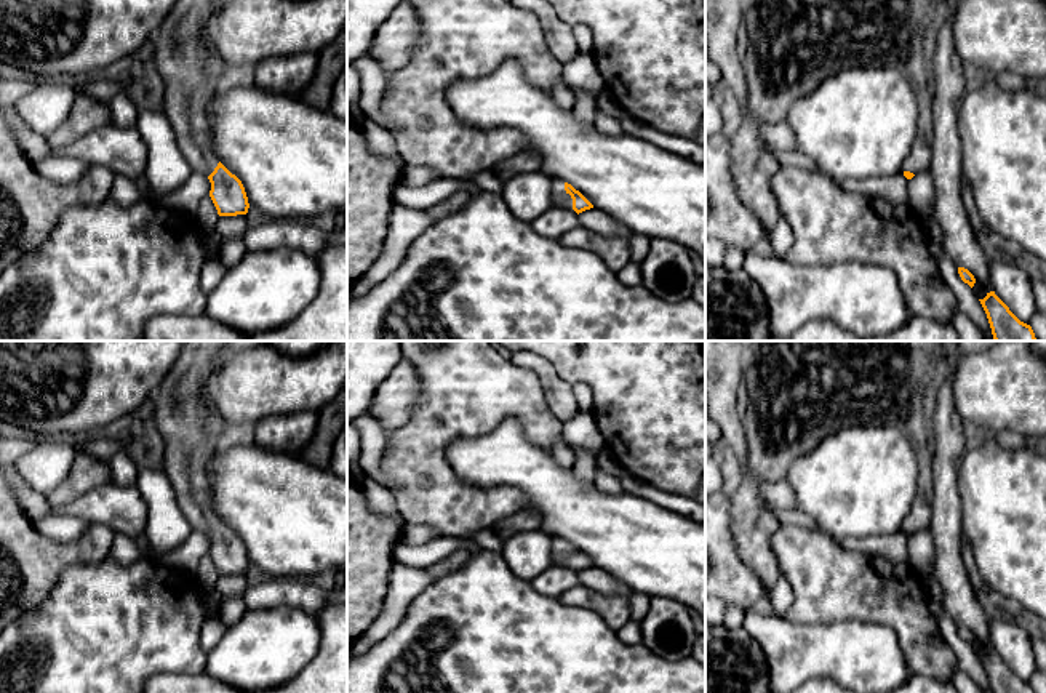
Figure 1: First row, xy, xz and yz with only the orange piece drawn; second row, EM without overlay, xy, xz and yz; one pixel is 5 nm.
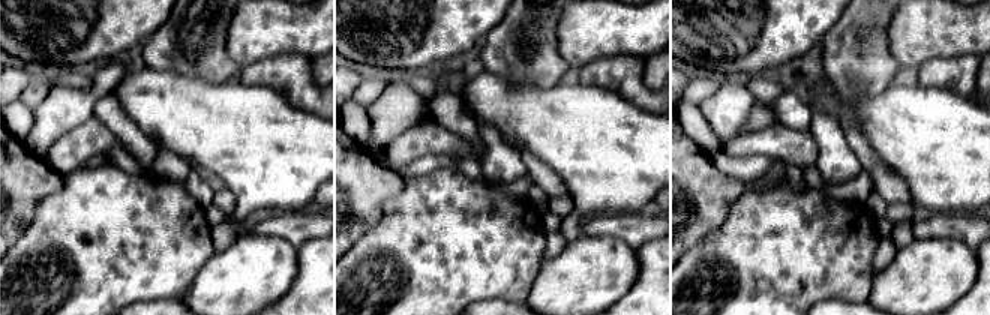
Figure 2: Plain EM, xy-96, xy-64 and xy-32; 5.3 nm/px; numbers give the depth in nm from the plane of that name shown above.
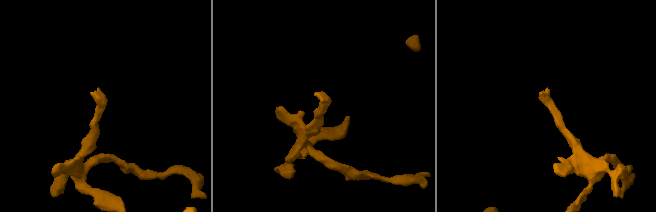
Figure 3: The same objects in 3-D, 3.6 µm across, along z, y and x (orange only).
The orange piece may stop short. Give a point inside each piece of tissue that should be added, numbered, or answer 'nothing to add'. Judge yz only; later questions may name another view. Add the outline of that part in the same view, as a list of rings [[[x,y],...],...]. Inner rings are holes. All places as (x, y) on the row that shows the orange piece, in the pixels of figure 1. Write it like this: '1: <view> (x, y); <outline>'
1: yz (794, 45); [[[744,0],[742,21],[747,27],[749,45],[742,66],[752,115],[729,138],[729,155],[736,192],[753,210],[763,229],[773,230],[781,214],[771,189],[771,179],[781,170],[781,165],[776,160],[776,149],[761,141],[758,126],[763,122],[785,122],[790,104],[816,90],[832,74],[852,67],[897,69],[912,83],[920,107],[918,136],[910,157],[905,160],[904,171],[913,174],[929,171],[934,99],[928,86],[924,38],[931,3],[932,0]]]

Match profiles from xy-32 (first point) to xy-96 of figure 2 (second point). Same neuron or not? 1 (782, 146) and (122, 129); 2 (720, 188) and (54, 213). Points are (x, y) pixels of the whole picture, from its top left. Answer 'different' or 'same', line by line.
1: different
2: different

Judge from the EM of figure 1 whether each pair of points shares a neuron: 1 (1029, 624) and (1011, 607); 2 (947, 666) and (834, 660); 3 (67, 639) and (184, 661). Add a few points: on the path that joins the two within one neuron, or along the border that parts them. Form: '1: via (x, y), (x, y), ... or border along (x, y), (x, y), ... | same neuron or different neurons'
1: via (1024, 620), (1016, 612) | same neuron
2: border along (893, 629), (907, 666), (914, 674) | different neurons
3: via (96, 639), (155, 639) | same neuron

